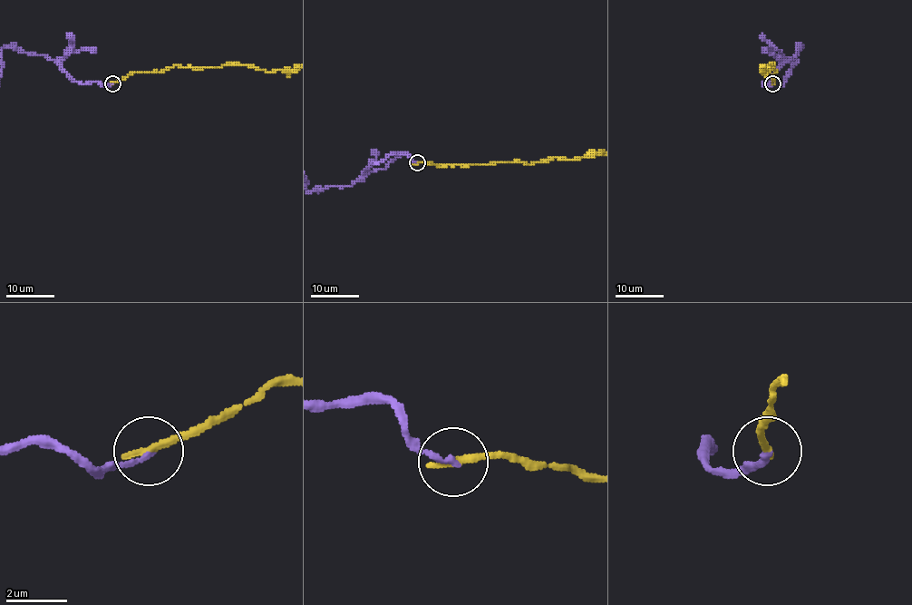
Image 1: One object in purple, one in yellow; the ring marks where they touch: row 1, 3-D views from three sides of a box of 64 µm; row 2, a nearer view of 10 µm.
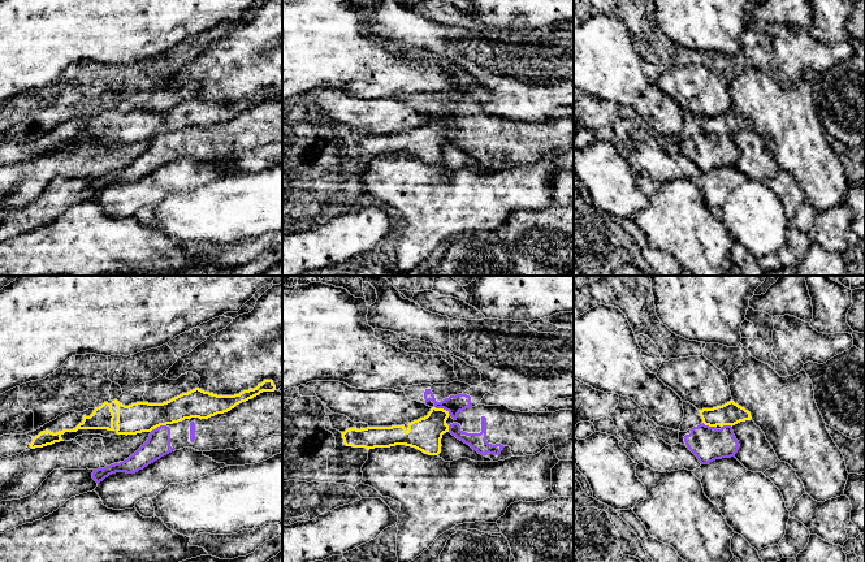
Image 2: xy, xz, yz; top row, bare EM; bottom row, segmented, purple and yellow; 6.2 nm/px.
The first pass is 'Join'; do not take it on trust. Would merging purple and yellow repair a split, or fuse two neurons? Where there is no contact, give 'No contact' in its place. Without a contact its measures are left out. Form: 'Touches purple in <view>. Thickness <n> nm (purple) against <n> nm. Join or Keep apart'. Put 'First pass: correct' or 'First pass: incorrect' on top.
First pass: incorrect
Touches purple in xz. Thickness 110 nm (purple) against 200 nm. Keep apart

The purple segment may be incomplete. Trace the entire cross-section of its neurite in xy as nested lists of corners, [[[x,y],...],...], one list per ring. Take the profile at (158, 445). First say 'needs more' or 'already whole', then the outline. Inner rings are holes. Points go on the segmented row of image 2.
needs more; [[[263,392],[228,412],[208,419],[191,418],[160,425],[127,459],[94,470],[99,484],[116,472],[135,474],[161,457],[183,448],[198,451],[235,450],[265,436],[282,435],[282,393]]]

